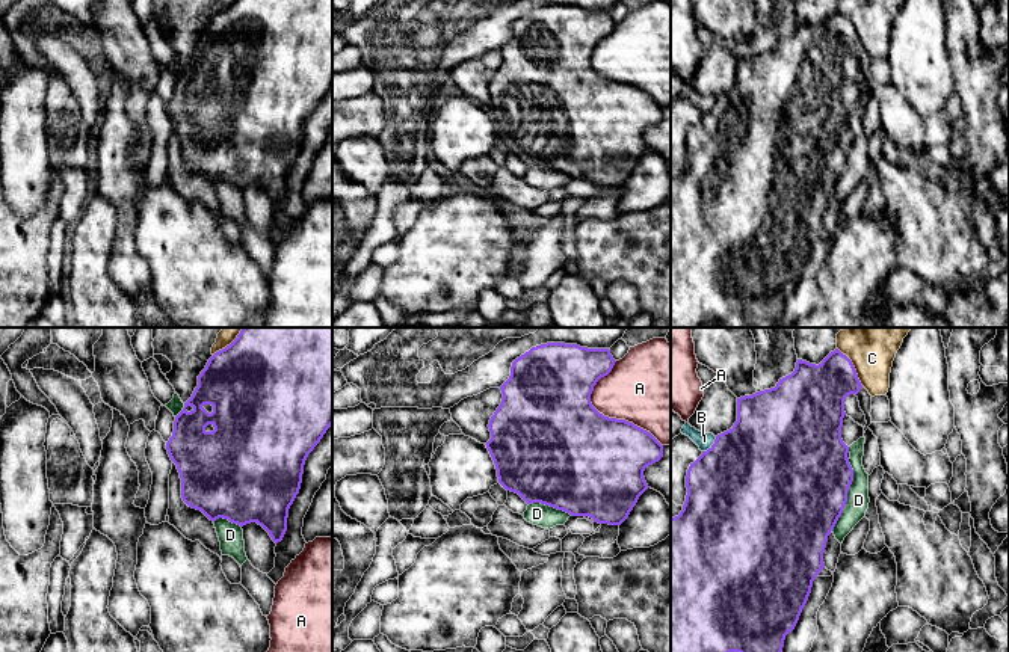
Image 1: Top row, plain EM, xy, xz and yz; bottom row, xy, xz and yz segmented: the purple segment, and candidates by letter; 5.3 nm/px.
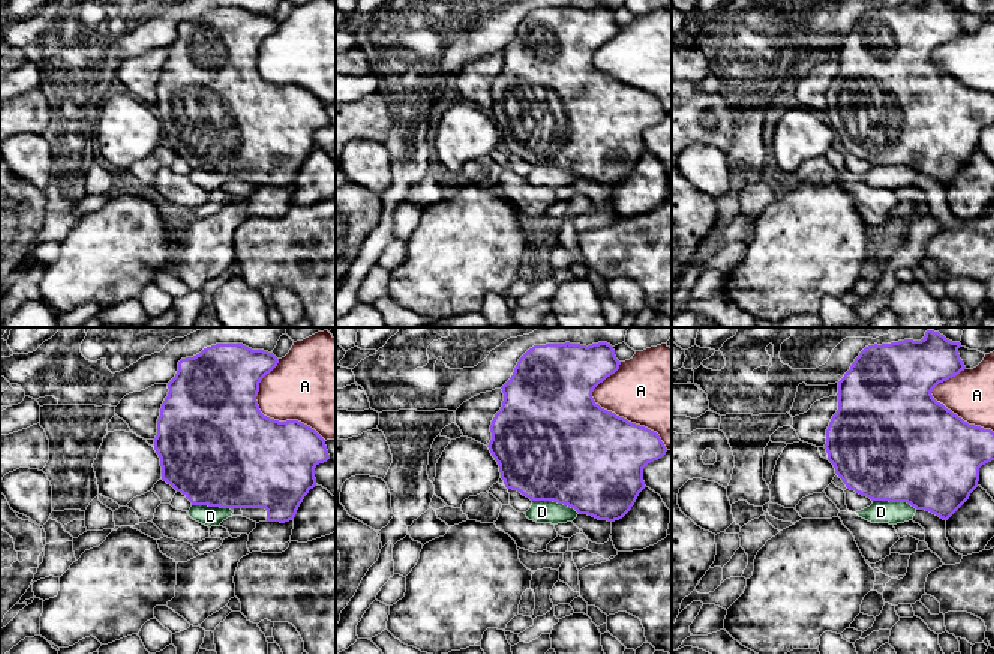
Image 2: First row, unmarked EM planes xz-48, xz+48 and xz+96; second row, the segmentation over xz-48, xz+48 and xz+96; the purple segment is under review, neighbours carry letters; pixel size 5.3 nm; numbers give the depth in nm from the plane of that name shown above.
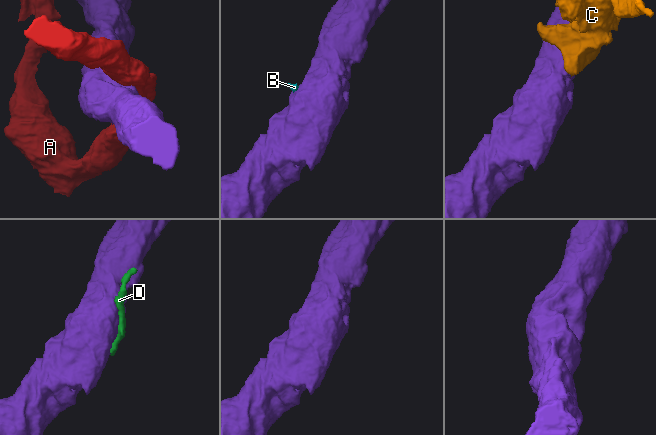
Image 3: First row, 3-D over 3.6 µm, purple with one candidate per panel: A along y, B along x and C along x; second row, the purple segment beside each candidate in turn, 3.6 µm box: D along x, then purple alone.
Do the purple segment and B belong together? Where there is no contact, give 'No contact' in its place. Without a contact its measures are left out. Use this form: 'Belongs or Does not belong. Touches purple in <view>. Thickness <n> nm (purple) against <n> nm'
Does not belong. Touches purple in yz. Thickness 500 nm (purple) against 90 nm

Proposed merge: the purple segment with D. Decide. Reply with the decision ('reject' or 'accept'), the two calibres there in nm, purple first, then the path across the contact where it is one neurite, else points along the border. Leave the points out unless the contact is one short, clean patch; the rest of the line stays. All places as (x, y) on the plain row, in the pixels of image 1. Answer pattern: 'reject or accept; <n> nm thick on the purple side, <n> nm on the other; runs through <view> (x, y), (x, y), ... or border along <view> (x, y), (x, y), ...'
accept; 500 nm thick on the purple side, 120 nm on the other

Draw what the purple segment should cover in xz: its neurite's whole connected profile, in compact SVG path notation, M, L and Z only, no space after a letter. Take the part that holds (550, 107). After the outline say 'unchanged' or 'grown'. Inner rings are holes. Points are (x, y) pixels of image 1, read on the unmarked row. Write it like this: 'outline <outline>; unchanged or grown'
outline M565 5L532 9L512 24L511 38L500 48L501 65L488 86L491 101L486 110L498 145L529 166L523 177L527 184L550 192L563 187L572 177L589 178L598 186L621 187L648 151L643 133L663 119L663 107L650 94L625 82L604 78L591 65L594 48L612 33L615 24L609 11Z; grown

